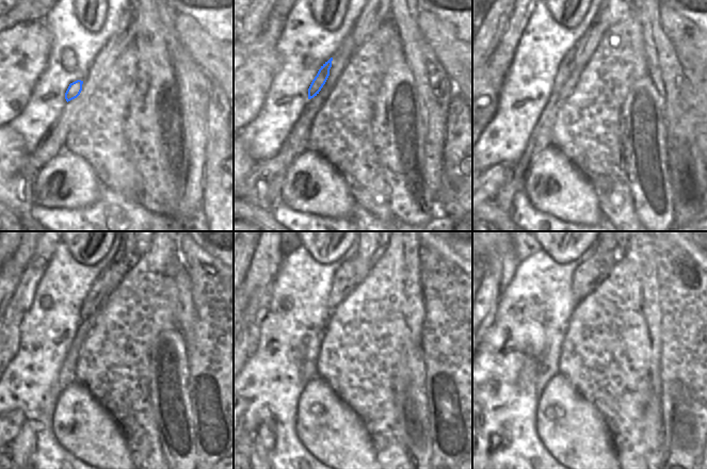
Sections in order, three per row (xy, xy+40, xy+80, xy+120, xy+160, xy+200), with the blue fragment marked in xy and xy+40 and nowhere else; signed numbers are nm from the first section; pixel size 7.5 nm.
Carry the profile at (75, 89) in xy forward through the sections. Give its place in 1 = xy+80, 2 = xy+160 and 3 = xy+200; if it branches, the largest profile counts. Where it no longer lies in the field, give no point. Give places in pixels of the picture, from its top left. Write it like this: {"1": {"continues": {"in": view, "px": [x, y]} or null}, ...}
{"1": {"continues": {"in": "xy+80", "px": [567, 64]}}, "2": {"continues": {"in": "xy+160", "px": [350, 275]}}, "3": {"continues": {"in": "xy+200", "px": [588, 276]}}}

